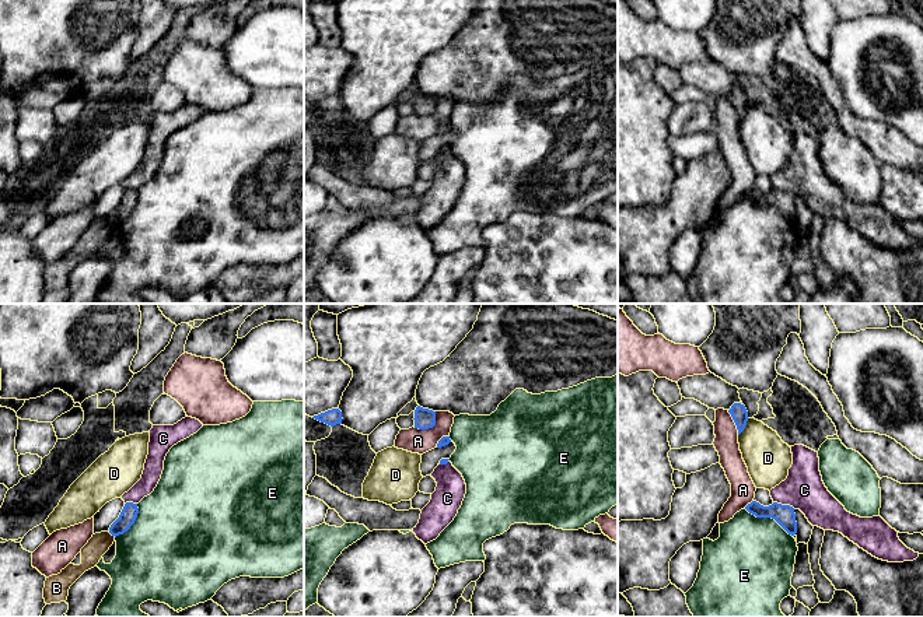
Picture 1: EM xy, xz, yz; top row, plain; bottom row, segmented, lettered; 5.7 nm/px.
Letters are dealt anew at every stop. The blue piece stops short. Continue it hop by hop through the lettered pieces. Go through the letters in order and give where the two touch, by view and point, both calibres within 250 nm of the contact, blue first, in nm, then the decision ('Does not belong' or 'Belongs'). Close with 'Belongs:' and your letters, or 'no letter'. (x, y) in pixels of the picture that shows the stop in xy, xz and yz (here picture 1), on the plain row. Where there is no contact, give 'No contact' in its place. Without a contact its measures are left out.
A: Touches blue at xz (430, 114). Thickness 120 nm (blue) against 140 nm. Does not belong
B: Touches blue at xy (112, 221). Thickness 90 nm (blue) against 120 nm. Does not belong
C: Touches blue at yz (785, 192). Thickness 120 nm (blue) against 240 nm. Does not belong
D: Touches blue at yz (744, 114). Thickness 90 nm (blue) against 260 nm. Does not belong
E: Touches blue at yz (768, 203). Thickness 120 nm (blue) against 460 nm. Does not belong
Belongs: no letter

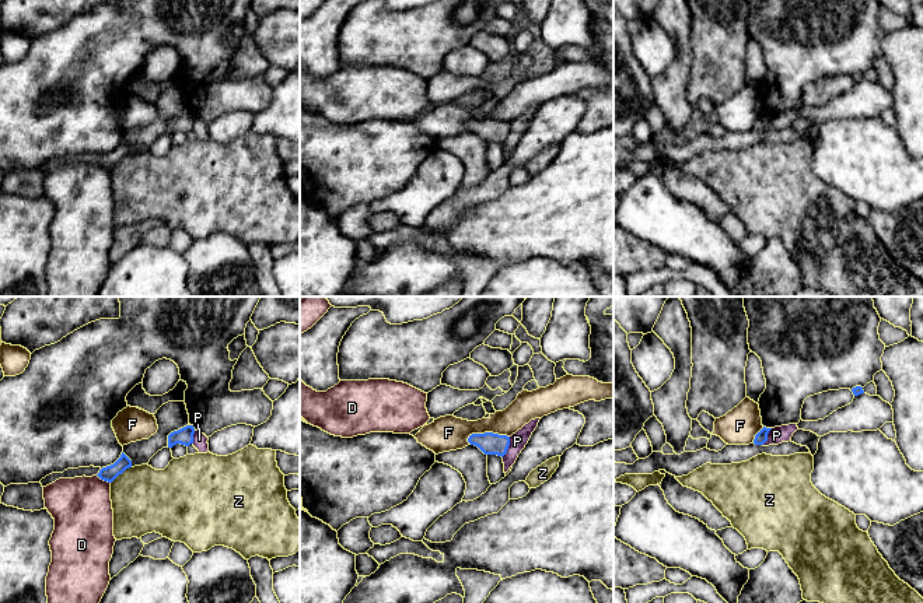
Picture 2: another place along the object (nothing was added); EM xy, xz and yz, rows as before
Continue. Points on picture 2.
D: Touches blue at xy (104, 167). Thickness 90 nm (blue) against 340 nm. Does not belong
F: Touches blue at xz (486, 119). Thickness 130 nm (blue) against 200 nm. Does not belong
P: Touches blue at xz (509, 132). Thickness 130 nm (blue) against 100 nm. Does not belong
Z: Touches blue at xy (121, 160). Thickness 90 nm (blue) against 380 nm. Does not belong
Belongs: no letter

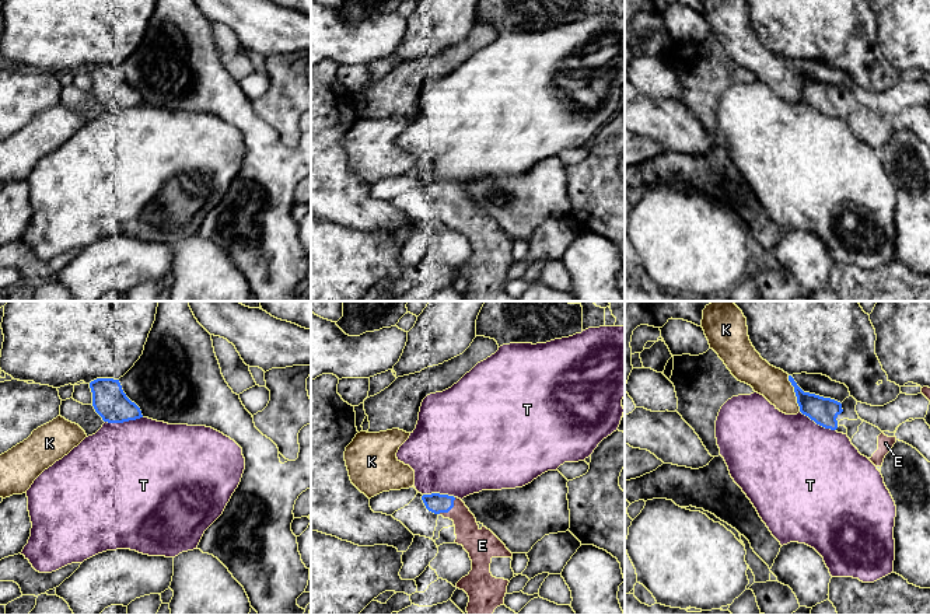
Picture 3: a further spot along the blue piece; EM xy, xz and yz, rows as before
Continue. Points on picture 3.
E: Touches blue at xz (450, 195). Thickness 120 nm (blue) against 160 nm. Belongs
K: Touches blue at yz (796, 80). Thickness 160 nm (blue) against 180 nm. Does not belong
T: Touches blue at xy (123, 107). Thickness 200 nm (blue) against 480 nm. Does not belong
Belongs: E

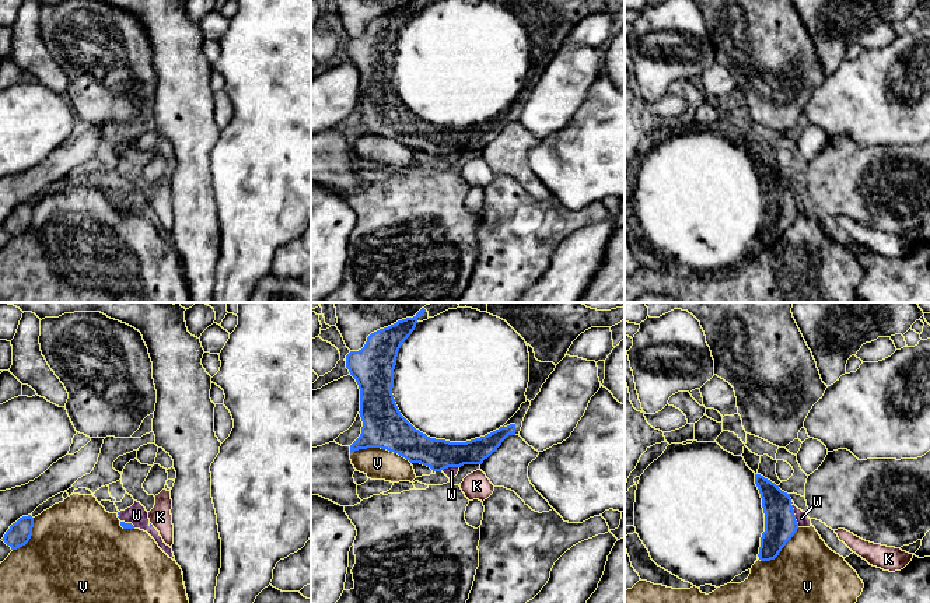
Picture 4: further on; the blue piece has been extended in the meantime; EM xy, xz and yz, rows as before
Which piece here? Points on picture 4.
K: No contact. Does not belong
V: Touches blue at xz (381, 135). Thickness 240 nm (blue) against 180 nm. Does not belong
W: Touches blue at yz (793, 200). Thickness 190 nm (blue) against 70 nm. Belongs
Belongs: W

